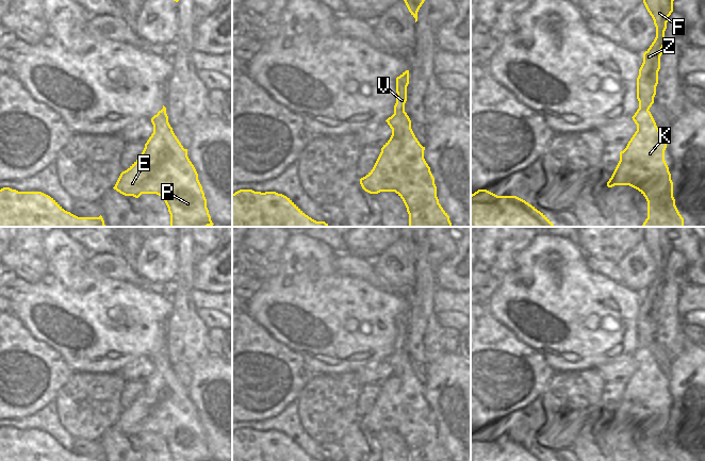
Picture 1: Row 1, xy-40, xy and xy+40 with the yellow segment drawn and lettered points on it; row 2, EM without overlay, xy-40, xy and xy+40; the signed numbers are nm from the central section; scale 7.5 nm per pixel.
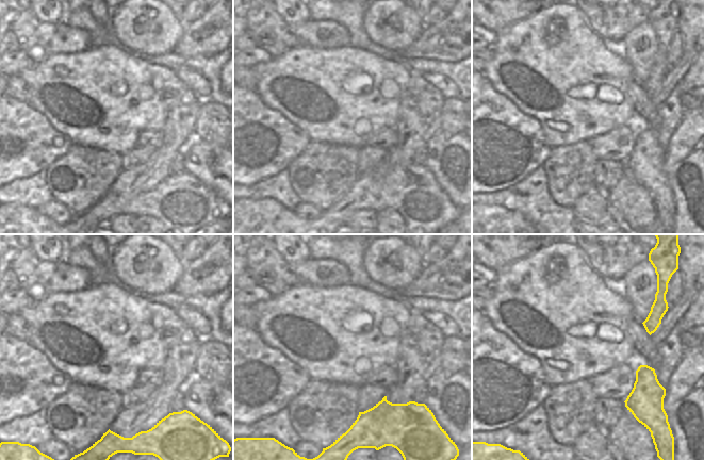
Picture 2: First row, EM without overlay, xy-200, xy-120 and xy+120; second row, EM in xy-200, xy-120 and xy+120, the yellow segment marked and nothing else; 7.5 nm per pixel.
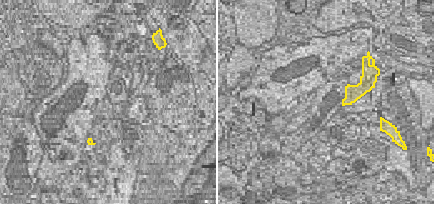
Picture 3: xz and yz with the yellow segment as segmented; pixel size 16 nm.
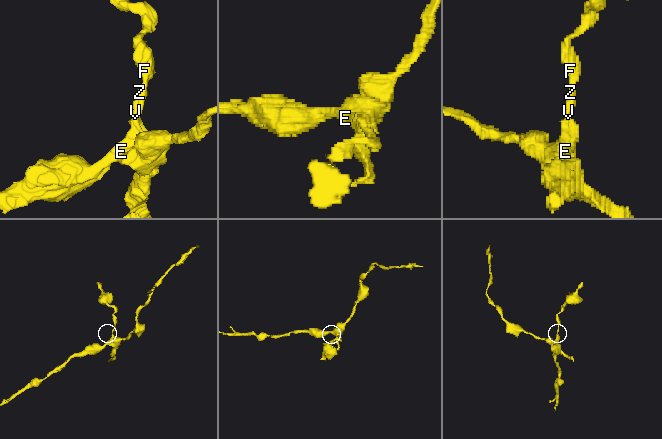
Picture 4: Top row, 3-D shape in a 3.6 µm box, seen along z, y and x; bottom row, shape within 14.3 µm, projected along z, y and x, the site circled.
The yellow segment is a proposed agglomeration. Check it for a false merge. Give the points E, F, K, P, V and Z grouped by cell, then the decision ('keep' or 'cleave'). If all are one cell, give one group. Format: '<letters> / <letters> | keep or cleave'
E F K P V Z | keep

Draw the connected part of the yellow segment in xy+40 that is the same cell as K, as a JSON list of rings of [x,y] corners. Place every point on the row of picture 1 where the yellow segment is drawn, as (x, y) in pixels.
[[[643,0],[654,20],[656,37],[643,53],[643,63],[637,78],[639,109],[632,117],[637,131],[607,182],[608,187],[629,185],[638,190],[647,201],[647,218],[642,227],[684,227],[673,197],[673,182],[665,161],[667,139],[649,111],[654,103],[660,56],[665,46],[665,31],[673,12],[674,0]]]

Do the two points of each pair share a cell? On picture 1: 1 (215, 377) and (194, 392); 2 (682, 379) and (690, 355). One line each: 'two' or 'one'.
1: one
2: one

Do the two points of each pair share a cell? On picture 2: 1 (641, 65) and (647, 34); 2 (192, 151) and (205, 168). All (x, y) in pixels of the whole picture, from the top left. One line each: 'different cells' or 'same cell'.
1: same cell
2: same cell

